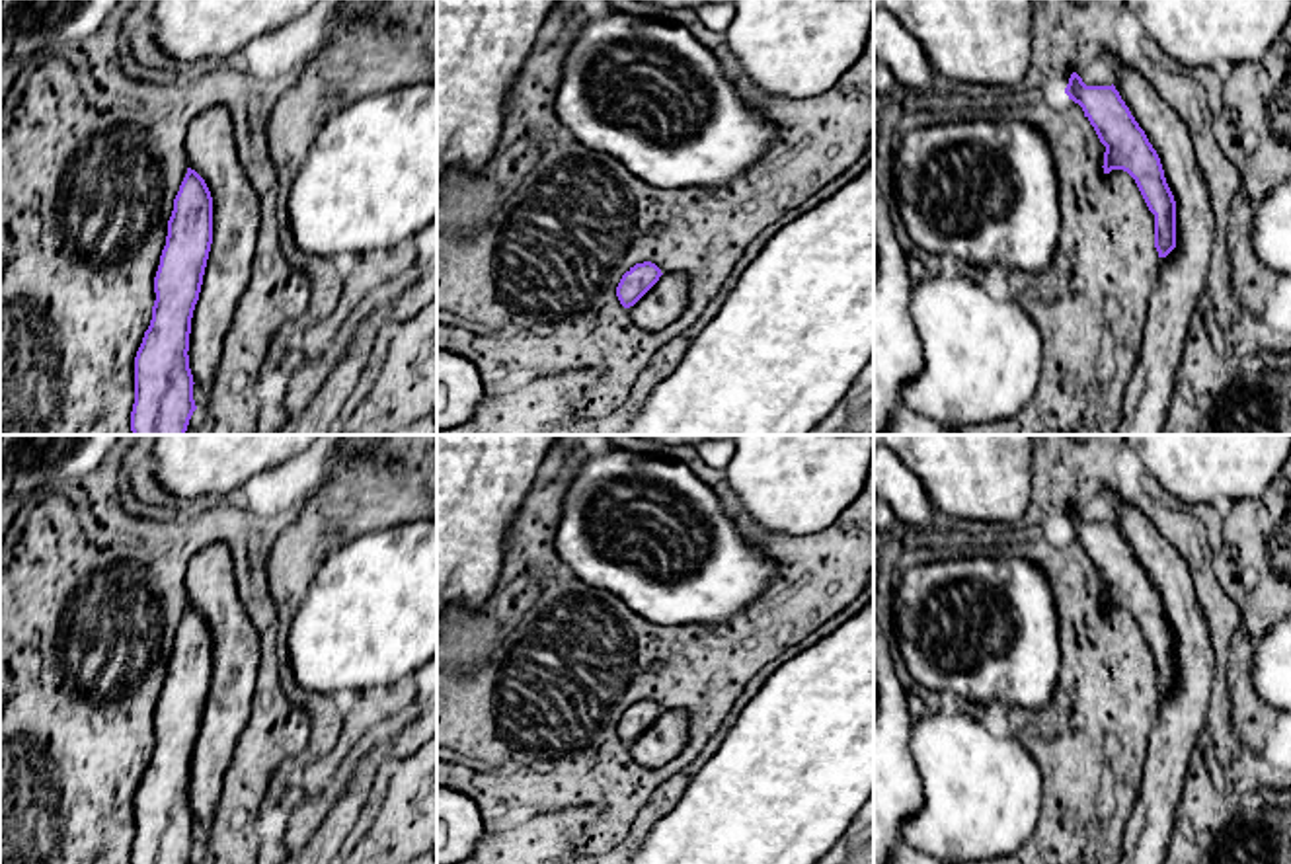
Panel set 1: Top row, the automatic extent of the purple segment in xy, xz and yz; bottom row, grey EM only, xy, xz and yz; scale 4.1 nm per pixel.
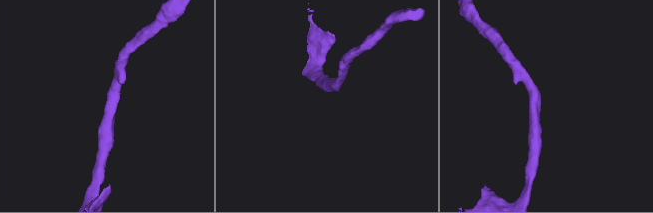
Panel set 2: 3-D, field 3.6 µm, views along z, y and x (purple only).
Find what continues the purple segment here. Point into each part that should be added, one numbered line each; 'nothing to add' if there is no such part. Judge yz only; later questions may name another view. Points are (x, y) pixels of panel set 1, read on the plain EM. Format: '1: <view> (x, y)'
1: yz (1182, 710)

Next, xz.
1: xz (665, 738)

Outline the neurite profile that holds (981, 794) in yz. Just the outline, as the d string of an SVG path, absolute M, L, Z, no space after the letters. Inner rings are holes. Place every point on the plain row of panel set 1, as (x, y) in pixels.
M948 704L913 722L911 753L922 784L922 805L903 823L903 841L946 864L997 860L1014 854L1041 819L1043 774L1039 763L1014 735L993 735Z

